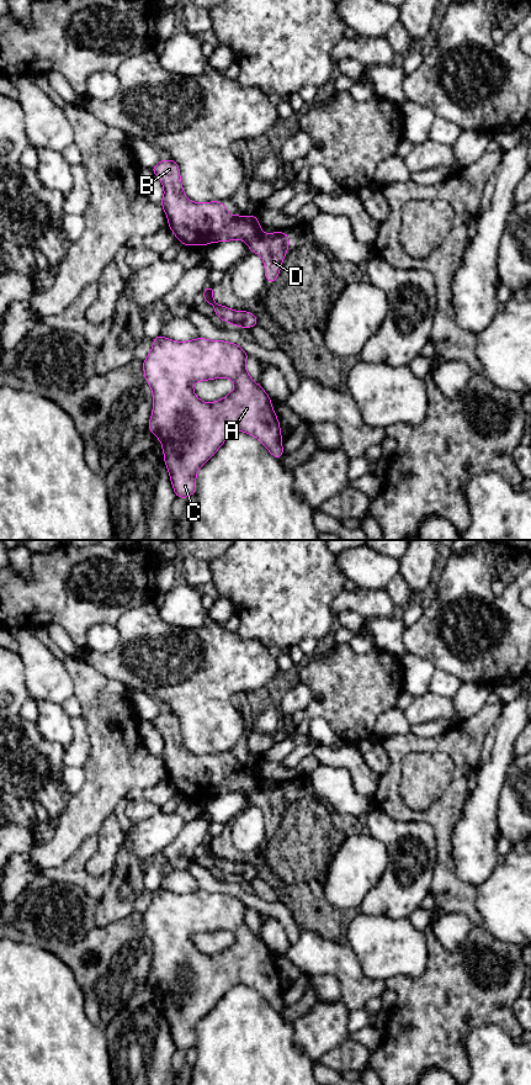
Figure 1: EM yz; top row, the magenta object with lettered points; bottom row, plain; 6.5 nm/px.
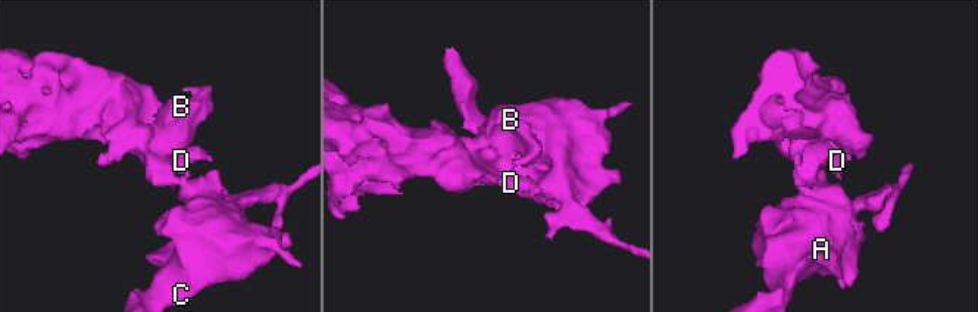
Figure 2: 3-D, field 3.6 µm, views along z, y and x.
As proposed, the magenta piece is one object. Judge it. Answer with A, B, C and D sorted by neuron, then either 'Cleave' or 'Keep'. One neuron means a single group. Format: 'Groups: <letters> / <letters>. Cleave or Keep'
Groups: A C / B D. Cleave

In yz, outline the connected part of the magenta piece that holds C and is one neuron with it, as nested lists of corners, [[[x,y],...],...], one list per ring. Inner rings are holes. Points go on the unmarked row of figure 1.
[[[158,888],[153,891],[153,899],[143,914],[145,933],[153,943],[153,965],[148,980],[160,993],[172,1041],[176,1049],[187,1050],[196,1046],[196,1028],[203,1018],[235,984],[243,983],[254,988],[276,1011],[283,1007],[280,975],[271,957],[271,951],[248,926],[245,914],[249,907],[237,896],[223,893],[208,893],[197,890],[187,894],[175,894]],[[225,930],[234,935],[234,942],[224,951],[206,956],[201,953],[192,941],[198,933]]]

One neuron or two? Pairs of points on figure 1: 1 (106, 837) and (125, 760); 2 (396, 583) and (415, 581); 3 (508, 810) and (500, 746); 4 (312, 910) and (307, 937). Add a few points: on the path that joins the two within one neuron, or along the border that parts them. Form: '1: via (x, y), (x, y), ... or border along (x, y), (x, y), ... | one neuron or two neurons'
1: border along (113, 814), (105, 820), (96, 834) | two neurons
2: border along (399, 572), (415, 598) | two neurons
3: border along (515, 757), (508, 768), (497, 811) | two neurons
4: border along (302, 929), (314, 931), (325, 938), (335, 941) | two neurons

